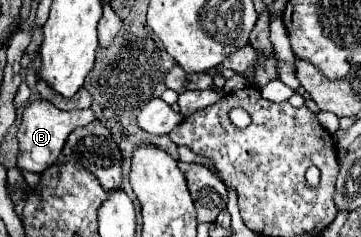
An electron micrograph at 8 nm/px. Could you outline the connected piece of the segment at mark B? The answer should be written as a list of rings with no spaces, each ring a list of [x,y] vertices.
[[[34,100],[30,102],[24,112],[22,112],[22,124],[18,130],[18,142],[20,142],[20,152],[18,152],[18,168],[28,170],[28,172],[44,172],[52,164],[56,164],[58,154],[62,152],[62,146],[66,142],[66,136],[78,128],[86,126],[94,120],[94,112],[88,110],[60,110],[48,100]]]

